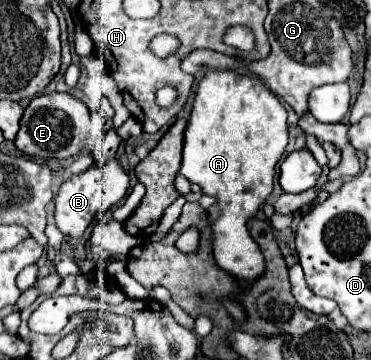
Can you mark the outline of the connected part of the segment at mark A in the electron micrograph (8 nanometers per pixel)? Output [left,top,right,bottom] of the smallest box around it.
[180,70,288,284]

